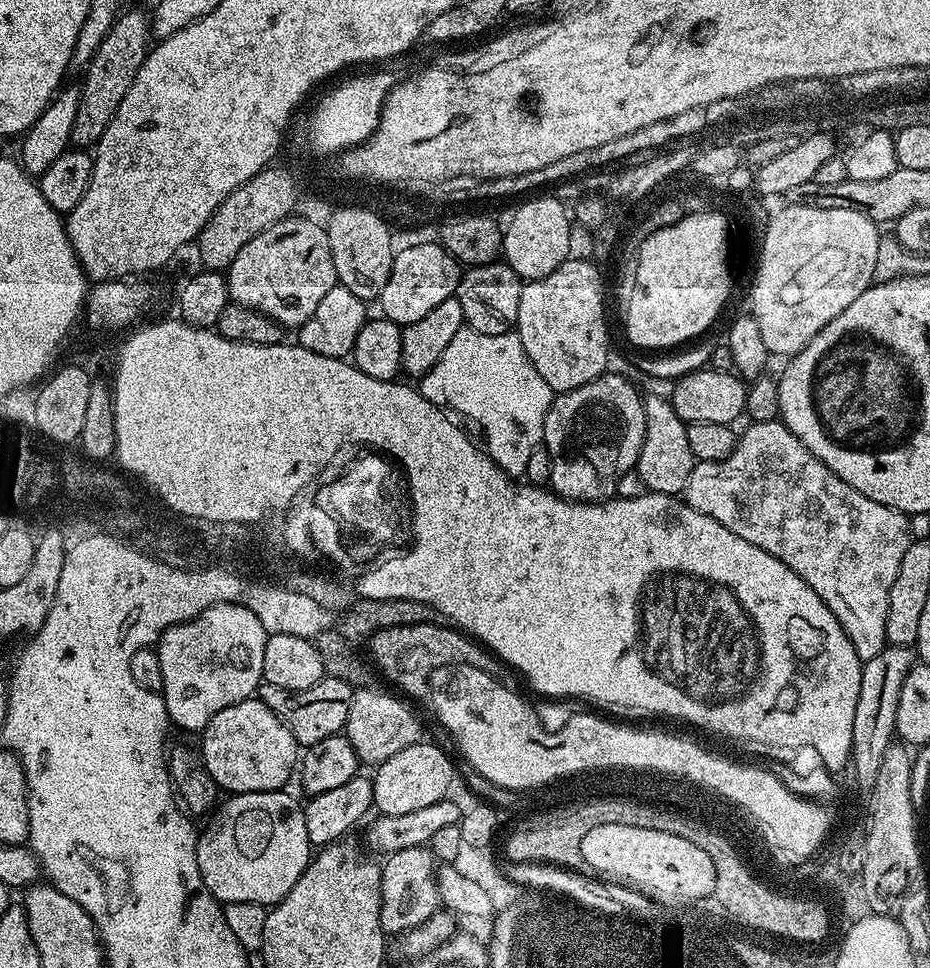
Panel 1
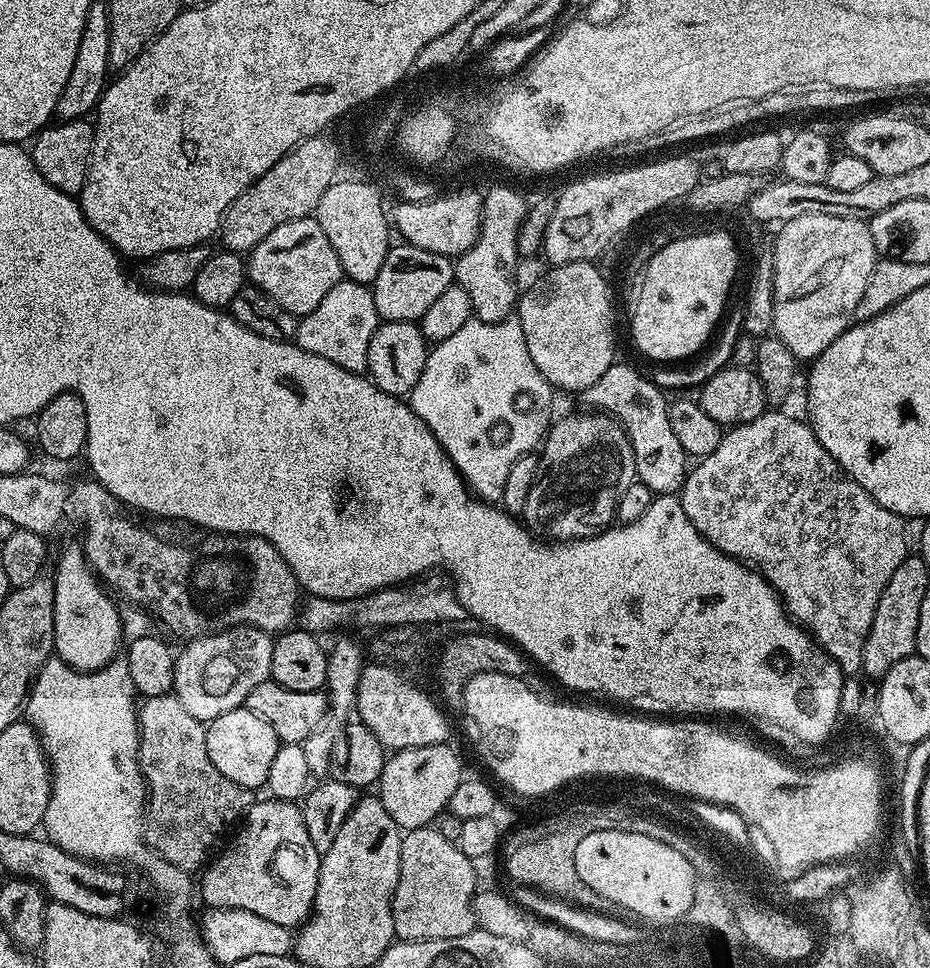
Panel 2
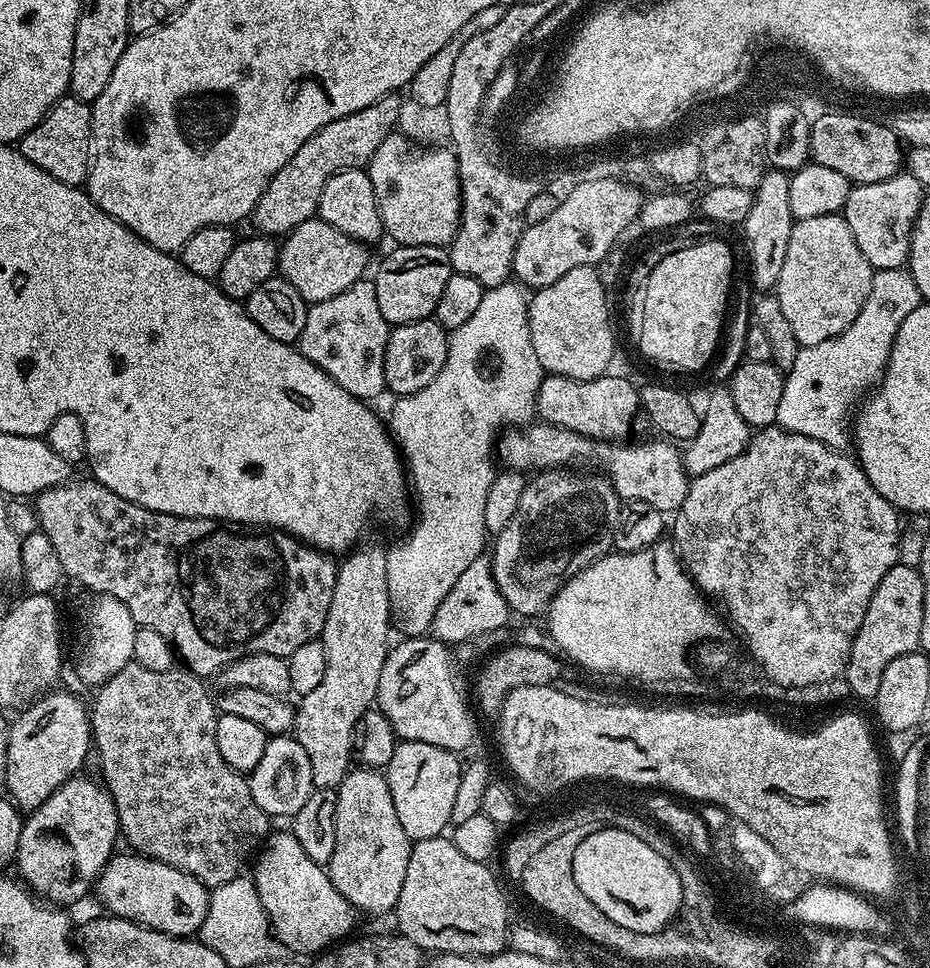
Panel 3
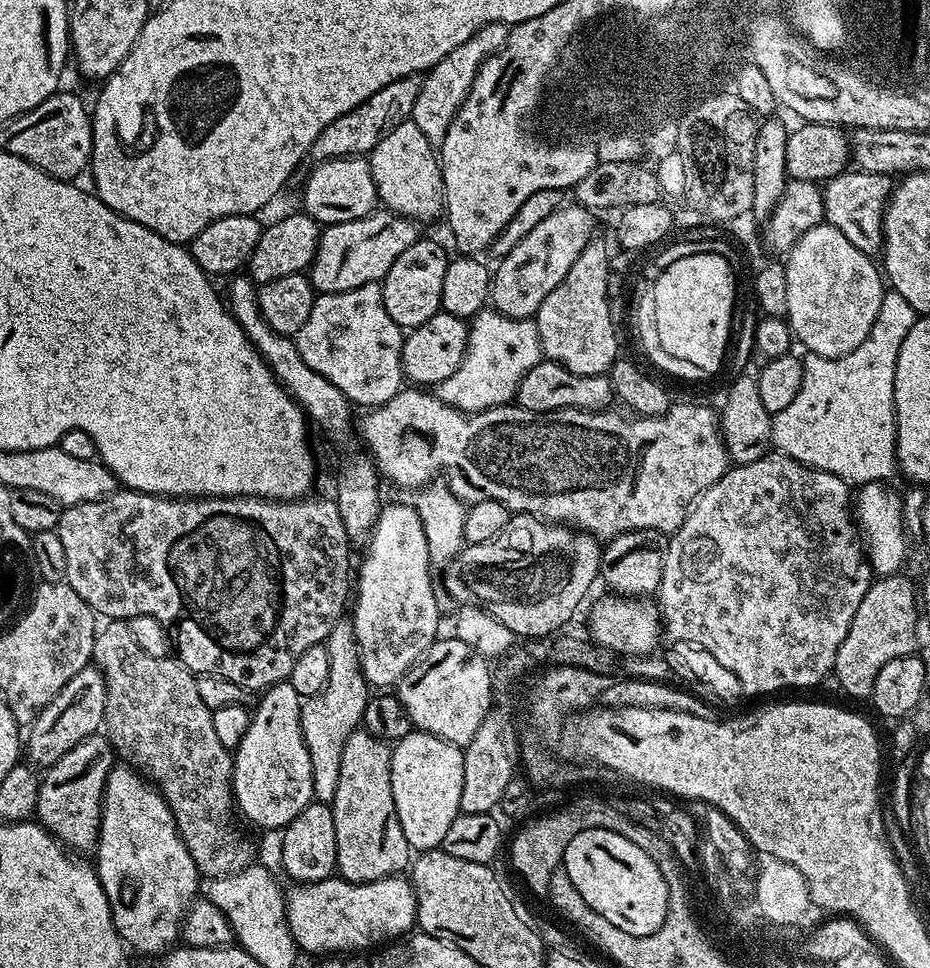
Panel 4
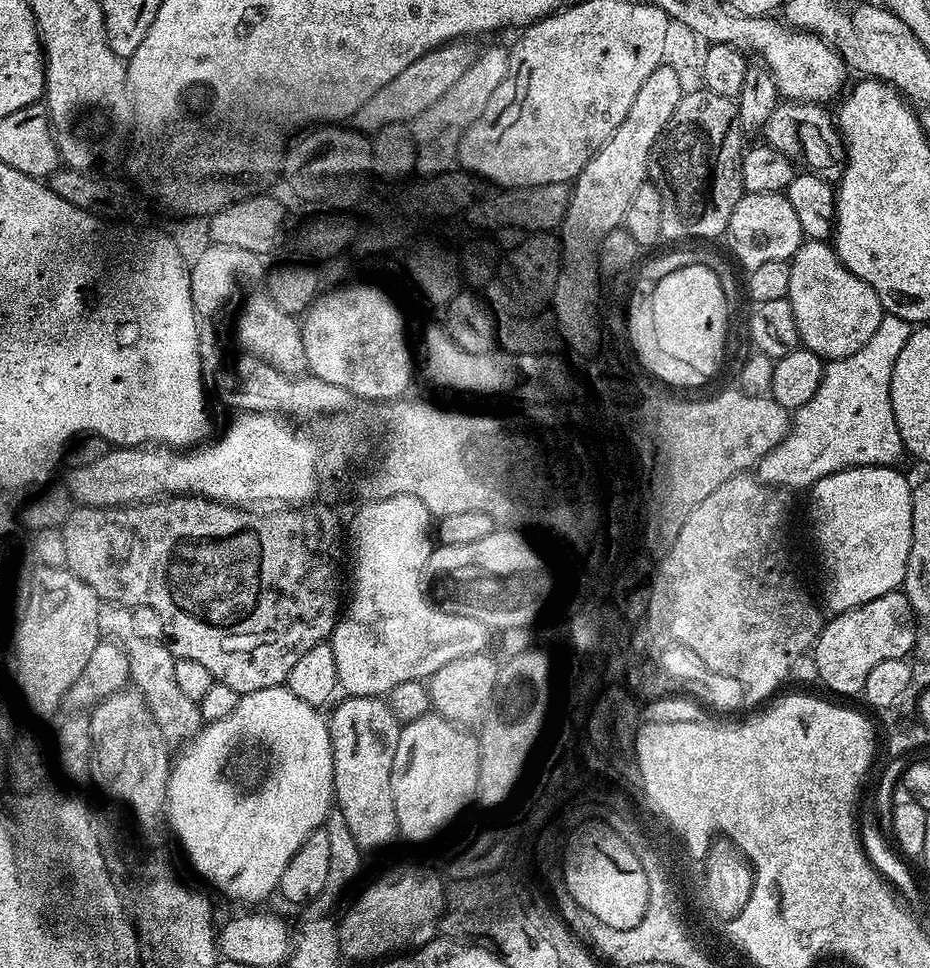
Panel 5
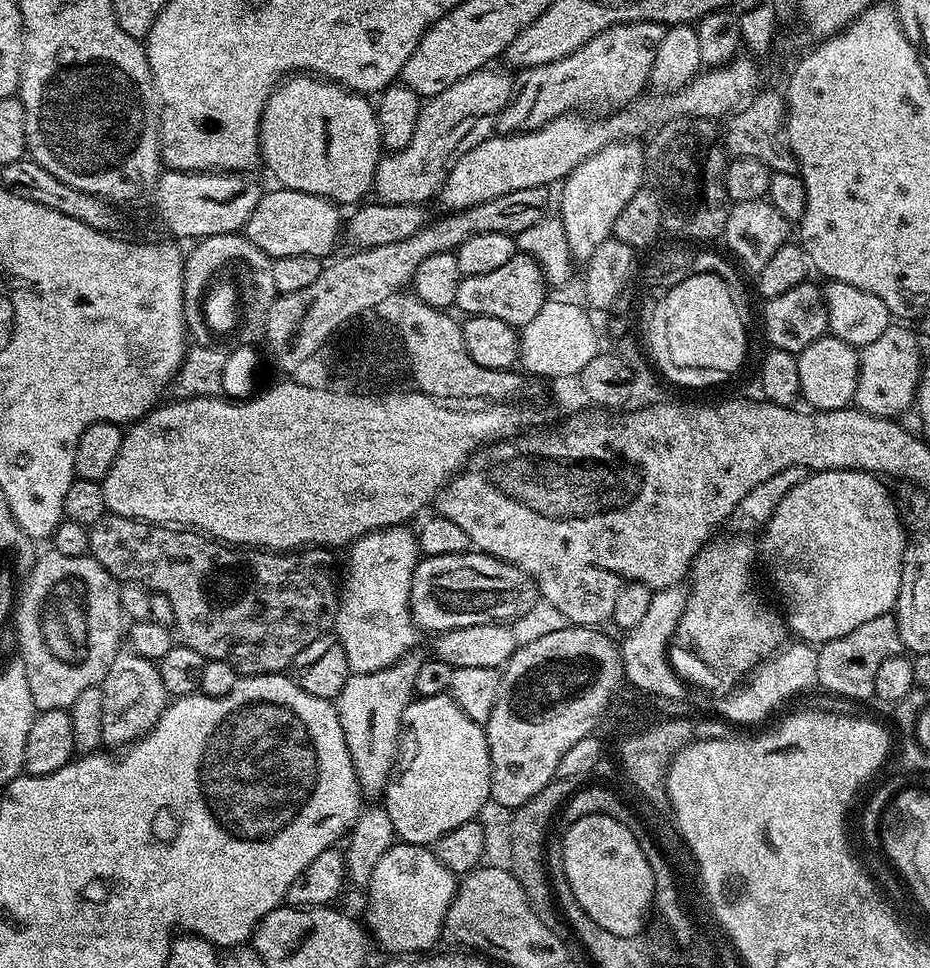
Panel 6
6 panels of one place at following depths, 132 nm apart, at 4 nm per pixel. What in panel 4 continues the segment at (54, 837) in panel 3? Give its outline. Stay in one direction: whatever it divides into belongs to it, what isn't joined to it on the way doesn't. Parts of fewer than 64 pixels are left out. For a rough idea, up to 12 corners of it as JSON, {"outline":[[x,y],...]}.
{"outline":[[97,734],[41,775],[35,819],[88,854],[112,743]]}

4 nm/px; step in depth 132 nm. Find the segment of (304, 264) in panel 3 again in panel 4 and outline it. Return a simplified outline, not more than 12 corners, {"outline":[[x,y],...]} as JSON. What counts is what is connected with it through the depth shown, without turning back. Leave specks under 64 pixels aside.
{"outline":[[377,210],[321,231],[317,293],[380,284],[421,239],[417,221]]}

